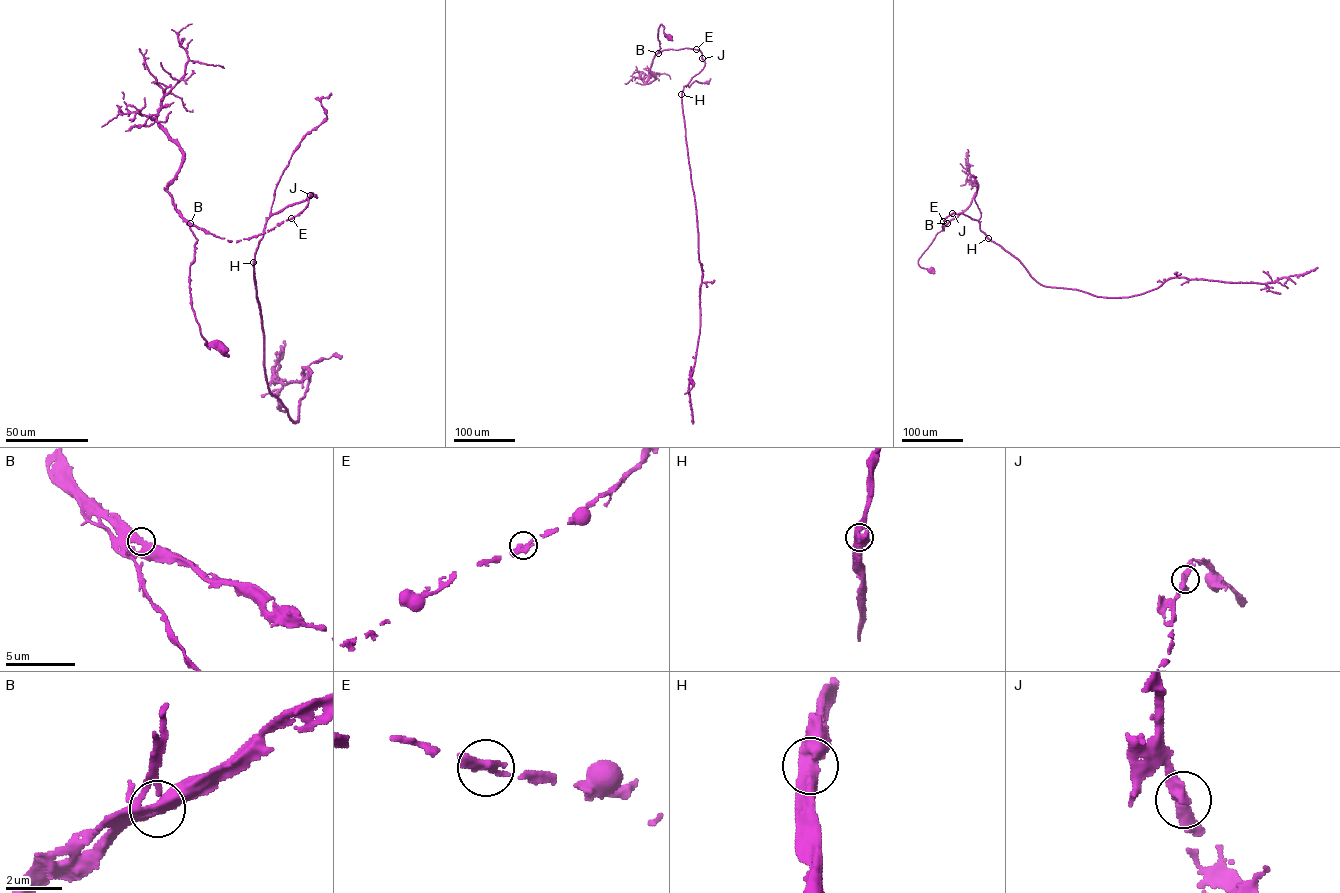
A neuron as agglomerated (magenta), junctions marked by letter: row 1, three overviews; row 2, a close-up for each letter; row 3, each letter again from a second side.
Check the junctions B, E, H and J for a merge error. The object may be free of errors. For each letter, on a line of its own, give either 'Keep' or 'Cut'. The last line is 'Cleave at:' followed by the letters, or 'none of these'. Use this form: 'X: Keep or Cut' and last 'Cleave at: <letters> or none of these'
B: Keep
E: Keep
H: Keep
J: Keep
Cleave at: none of these

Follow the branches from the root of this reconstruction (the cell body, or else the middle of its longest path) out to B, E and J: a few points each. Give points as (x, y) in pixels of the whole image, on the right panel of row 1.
B: (931, 270), (921, 267), (918, 261), (947, 223)
E: (931, 270), (921, 267), (918, 261), (947, 224), (944, 230), (943, 221)
J: (931, 270), (921, 267), (918, 261), (947, 224), (944, 230), (944, 220), (952, 213)

